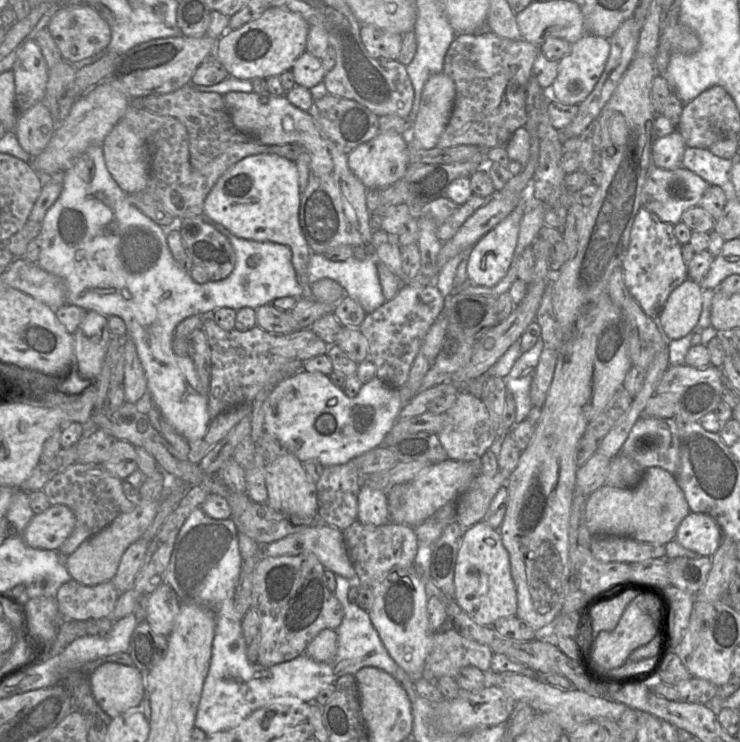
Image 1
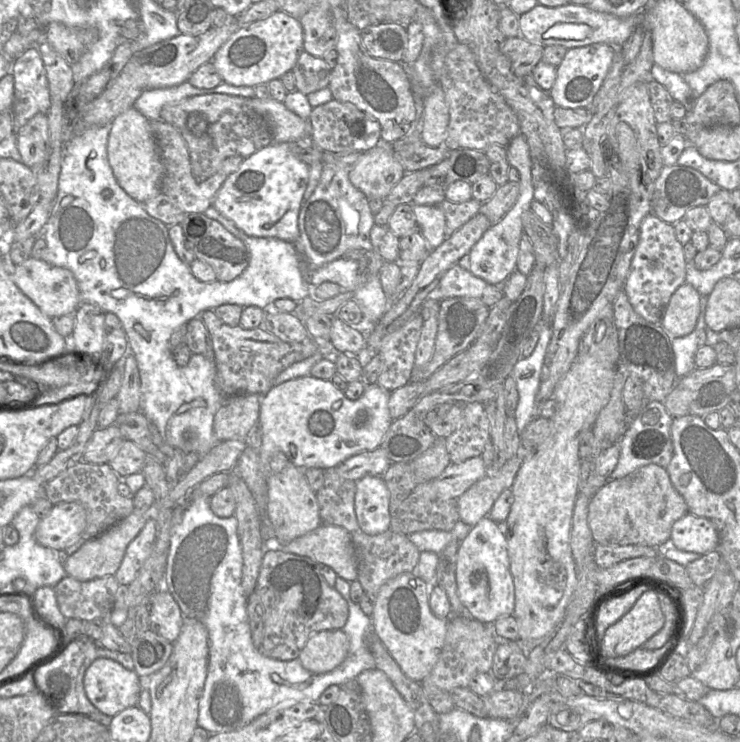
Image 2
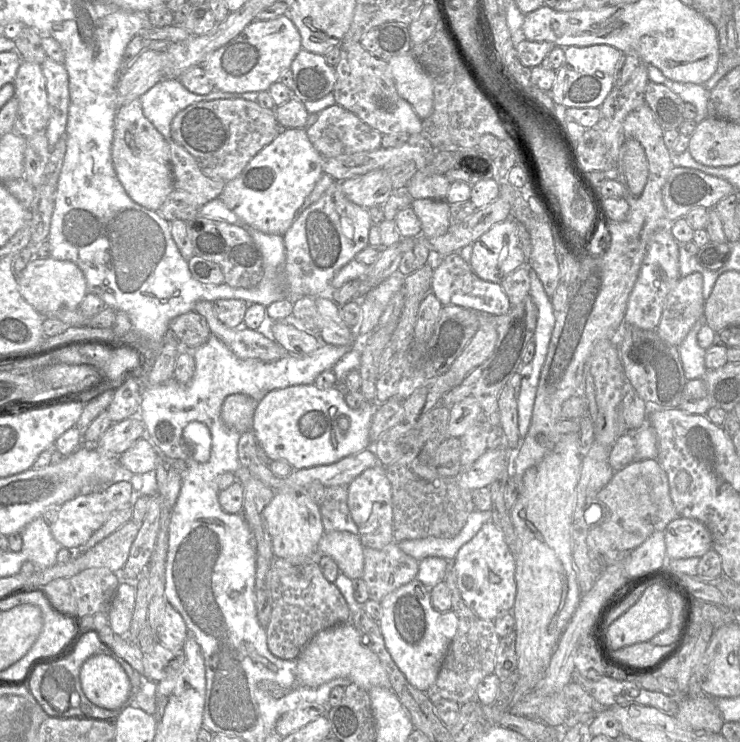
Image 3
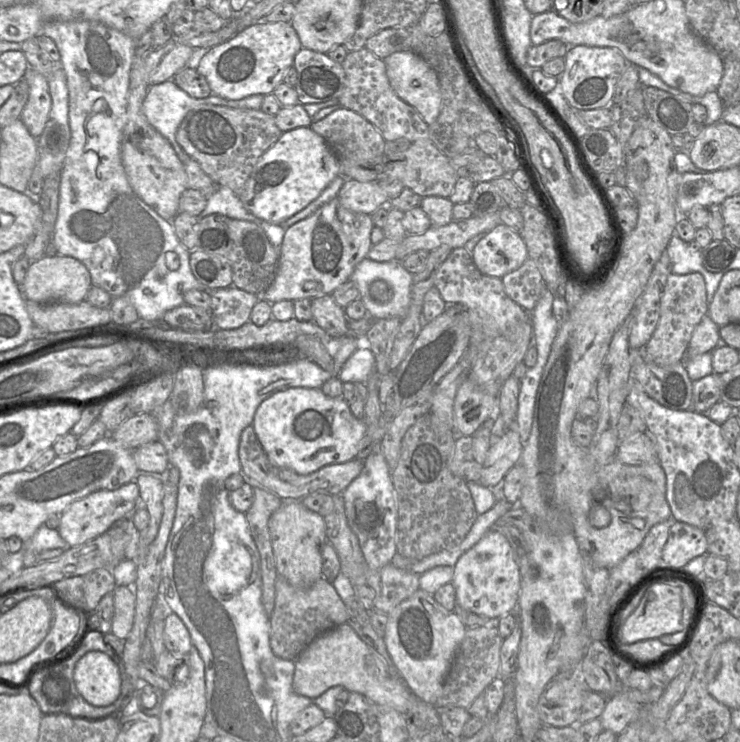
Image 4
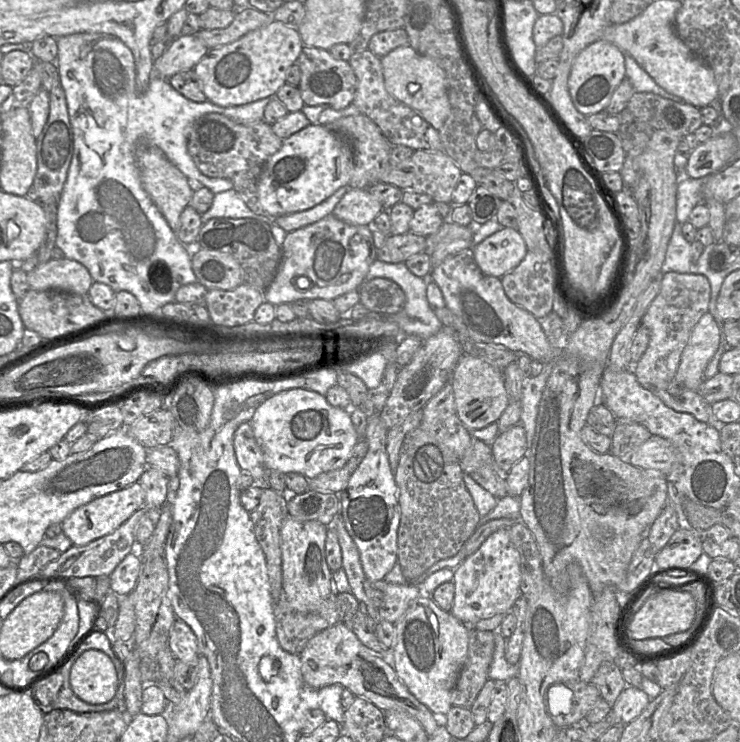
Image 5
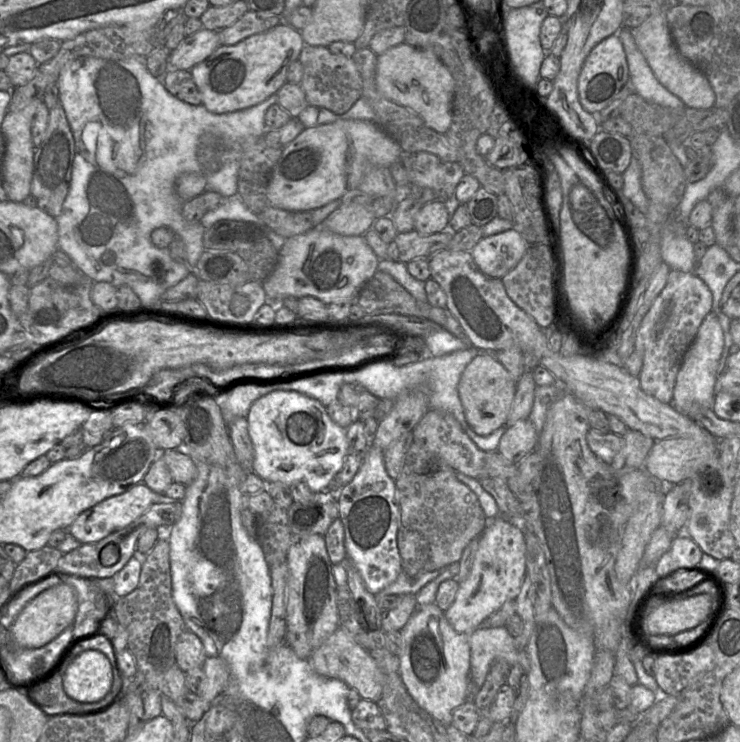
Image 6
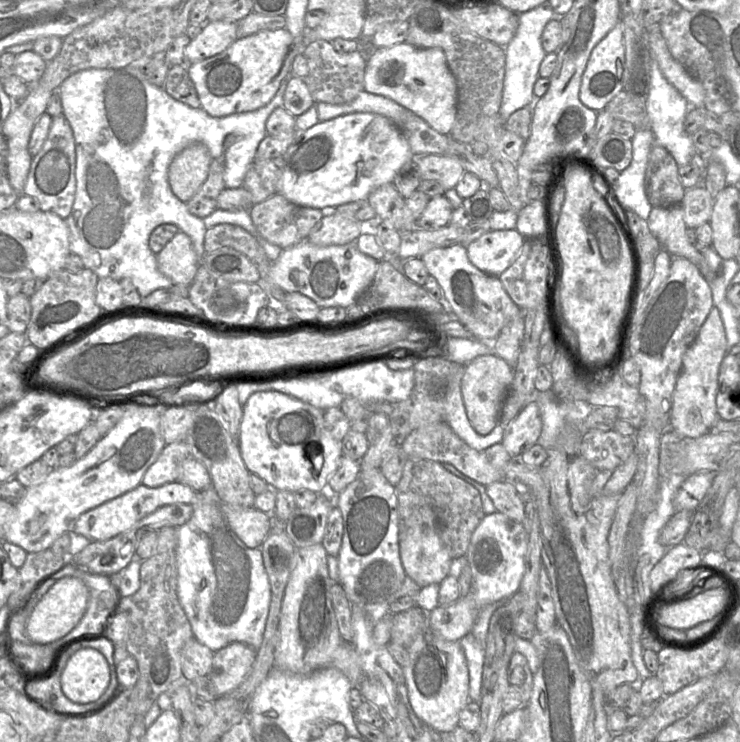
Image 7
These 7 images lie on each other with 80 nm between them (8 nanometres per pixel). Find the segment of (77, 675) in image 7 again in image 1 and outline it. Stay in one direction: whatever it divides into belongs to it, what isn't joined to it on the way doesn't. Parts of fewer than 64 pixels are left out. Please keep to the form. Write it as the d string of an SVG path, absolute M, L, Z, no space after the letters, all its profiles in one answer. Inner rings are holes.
M116 662L96 668L90 684L95 700L111 718L137 710L145 692L140 670Z

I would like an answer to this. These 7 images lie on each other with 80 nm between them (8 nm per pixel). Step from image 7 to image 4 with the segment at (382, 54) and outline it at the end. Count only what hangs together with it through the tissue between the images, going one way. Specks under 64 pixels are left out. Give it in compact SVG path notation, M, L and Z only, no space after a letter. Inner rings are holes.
M412 50L395 52L383 60L390 85L398 97L414 107L428 125L433 124L441 110L440 84L434 69Z

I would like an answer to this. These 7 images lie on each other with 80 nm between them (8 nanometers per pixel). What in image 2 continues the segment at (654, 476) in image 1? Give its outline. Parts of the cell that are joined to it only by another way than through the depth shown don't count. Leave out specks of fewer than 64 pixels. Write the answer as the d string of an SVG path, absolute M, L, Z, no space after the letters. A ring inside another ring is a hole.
M648 464L623 478L608 479L590 499L588 525L596 544L664 548L669 544L673 524L687 512L687 504L673 486L667 470Z

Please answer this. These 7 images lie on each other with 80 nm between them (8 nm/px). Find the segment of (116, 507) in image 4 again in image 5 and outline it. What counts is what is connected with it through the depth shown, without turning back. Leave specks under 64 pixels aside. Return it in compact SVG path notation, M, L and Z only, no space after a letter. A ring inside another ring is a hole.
M136 482L122 490L98 497L72 511L62 522L62 532L74 546L88 543L114 532L127 521L137 510L145 505L145 491Z

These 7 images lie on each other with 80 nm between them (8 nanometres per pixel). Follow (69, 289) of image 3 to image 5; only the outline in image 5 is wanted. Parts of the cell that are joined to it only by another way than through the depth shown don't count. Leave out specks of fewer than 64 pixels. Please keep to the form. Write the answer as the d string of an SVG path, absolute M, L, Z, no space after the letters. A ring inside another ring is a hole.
M52 258L39 264L27 278L32 290L60 290L80 295L87 294L94 282L85 266L68 258Z

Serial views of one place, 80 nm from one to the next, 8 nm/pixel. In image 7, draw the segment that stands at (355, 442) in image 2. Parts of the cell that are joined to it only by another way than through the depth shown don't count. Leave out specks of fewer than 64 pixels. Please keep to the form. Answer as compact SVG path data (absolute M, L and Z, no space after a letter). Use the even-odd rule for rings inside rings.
M277 391L253 393L242 406L243 416L237 444L251 474L263 479L275 491L308 489L320 493L335 472L342 456L342 441L335 439L324 424L324 411Z

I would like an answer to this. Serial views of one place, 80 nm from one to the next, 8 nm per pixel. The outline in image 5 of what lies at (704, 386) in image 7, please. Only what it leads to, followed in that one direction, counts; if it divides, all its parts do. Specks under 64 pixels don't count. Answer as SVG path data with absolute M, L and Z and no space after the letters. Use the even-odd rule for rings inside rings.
M706 313L692 330L678 366L675 382L697 391L704 371L720 345L720 328L713 315Z

